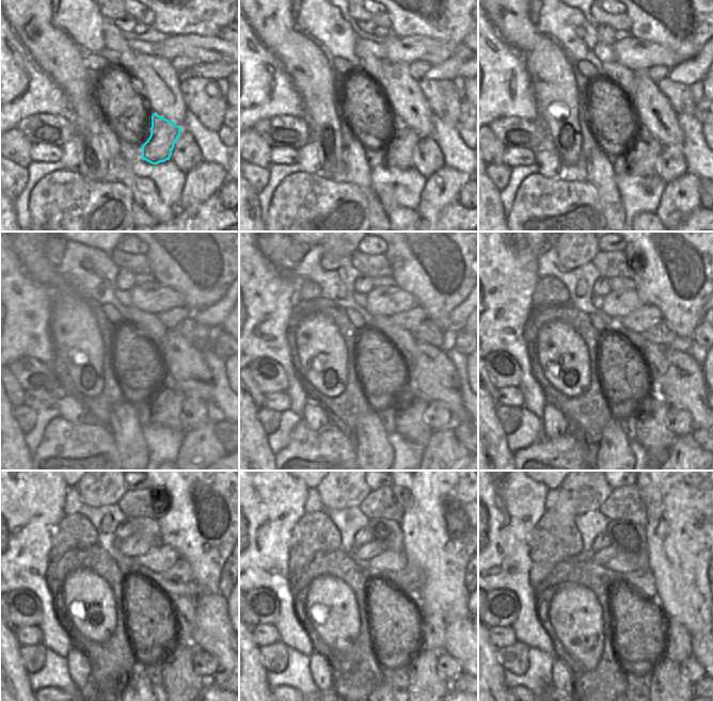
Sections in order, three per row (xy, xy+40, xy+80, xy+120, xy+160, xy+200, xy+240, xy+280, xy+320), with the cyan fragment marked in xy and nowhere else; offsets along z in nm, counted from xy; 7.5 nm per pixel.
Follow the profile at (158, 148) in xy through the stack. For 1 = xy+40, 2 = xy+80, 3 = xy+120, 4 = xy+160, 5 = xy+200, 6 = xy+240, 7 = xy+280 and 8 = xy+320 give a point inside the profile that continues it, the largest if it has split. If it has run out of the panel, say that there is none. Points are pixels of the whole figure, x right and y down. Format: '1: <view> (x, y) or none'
1: xy+40 (398, 154)
2: xy+80 (642, 159)
3: xy+120 (165, 410)
4: xy+160 (410, 424)
5: xy+200 (652, 432)
6: xy+240 (183, 685)
7: xy+280 (427, 687)
8: xy+320 (668, 687)

